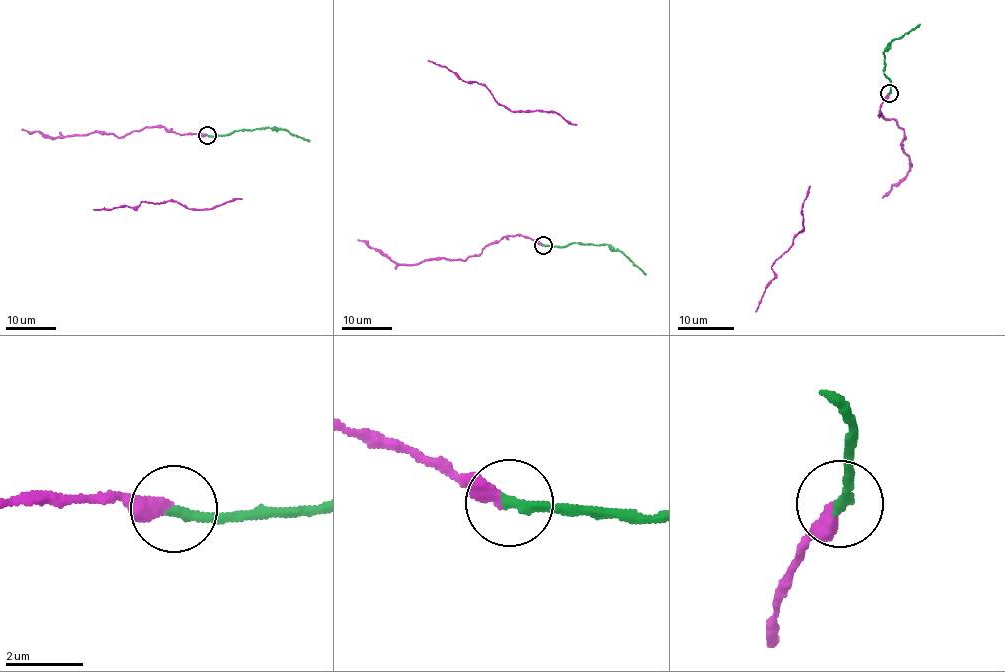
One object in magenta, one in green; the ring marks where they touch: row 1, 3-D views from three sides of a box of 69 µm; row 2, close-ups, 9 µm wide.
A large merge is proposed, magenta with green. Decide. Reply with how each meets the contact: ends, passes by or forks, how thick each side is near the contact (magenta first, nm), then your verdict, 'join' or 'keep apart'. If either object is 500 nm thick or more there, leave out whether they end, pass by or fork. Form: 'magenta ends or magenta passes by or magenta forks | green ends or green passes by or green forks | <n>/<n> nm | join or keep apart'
magenta ends | green ends | 400/260 nm | keep apart

